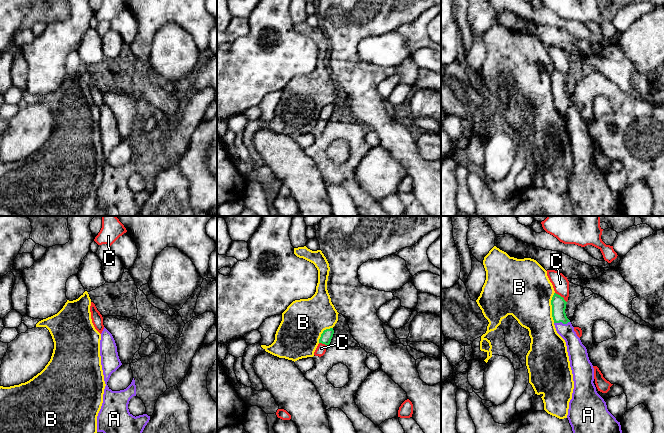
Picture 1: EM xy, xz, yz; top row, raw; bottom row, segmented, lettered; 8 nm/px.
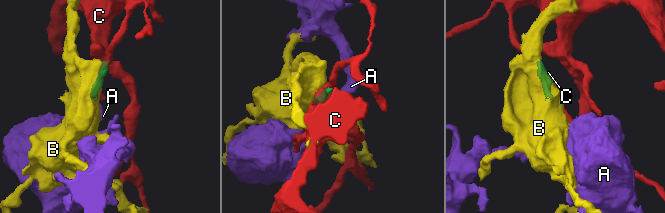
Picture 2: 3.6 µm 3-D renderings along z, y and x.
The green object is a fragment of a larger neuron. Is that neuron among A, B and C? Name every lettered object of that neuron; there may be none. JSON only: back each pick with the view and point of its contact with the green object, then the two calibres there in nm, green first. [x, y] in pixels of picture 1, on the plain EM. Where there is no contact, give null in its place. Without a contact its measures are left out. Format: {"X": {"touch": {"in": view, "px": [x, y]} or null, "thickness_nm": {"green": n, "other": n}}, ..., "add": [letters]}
{"A": {"touch": {"in": "yz", "px": [561, 97]}, "thickness_nm": {"green": 120, "other": 140}}, "add": ["A"]}

